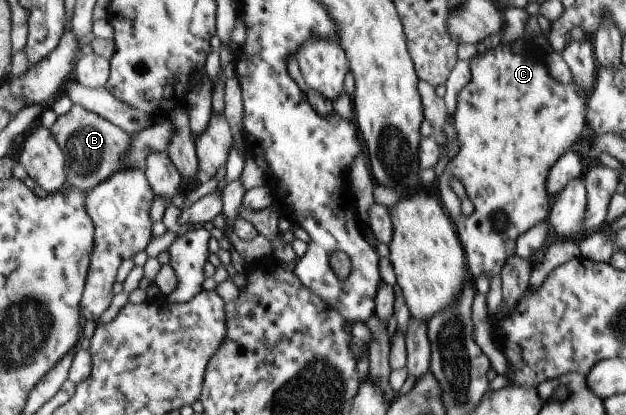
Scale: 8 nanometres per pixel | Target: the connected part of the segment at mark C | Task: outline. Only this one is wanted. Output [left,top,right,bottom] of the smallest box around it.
[437,38,586,279]

